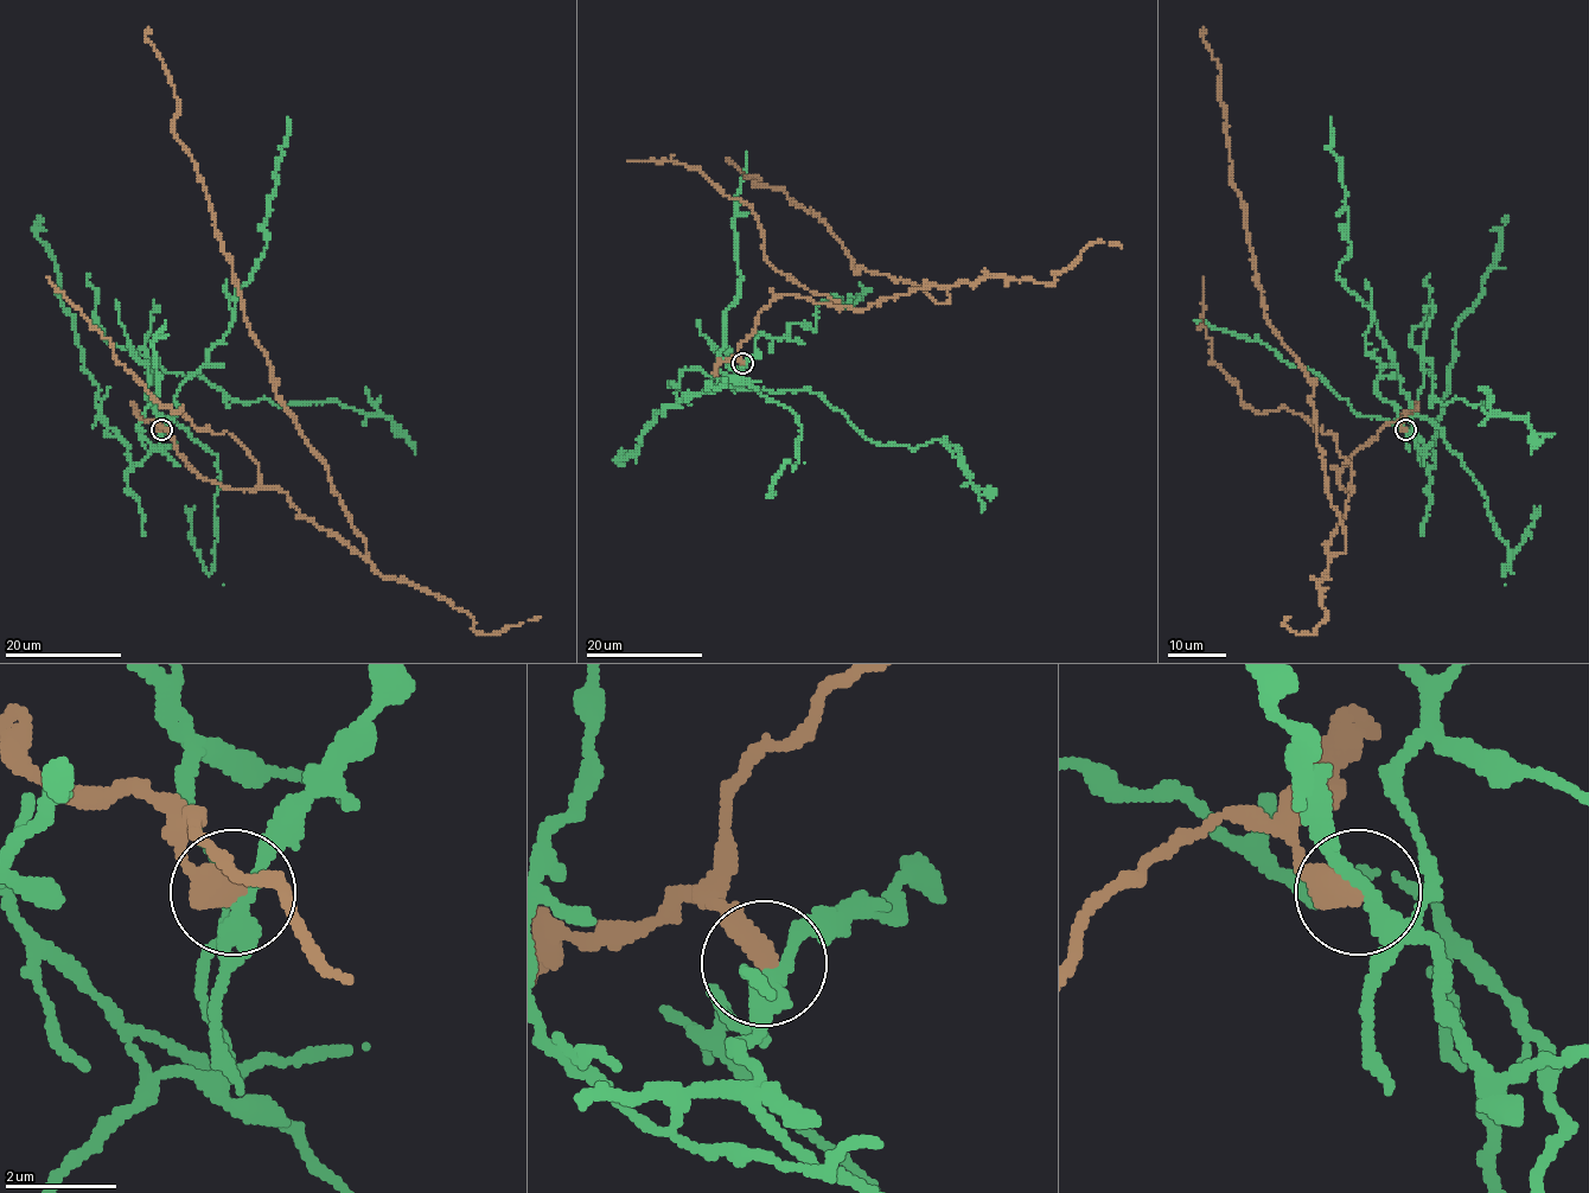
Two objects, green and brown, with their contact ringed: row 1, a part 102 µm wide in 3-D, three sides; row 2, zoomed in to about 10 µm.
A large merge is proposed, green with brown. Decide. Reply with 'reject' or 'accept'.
reject

